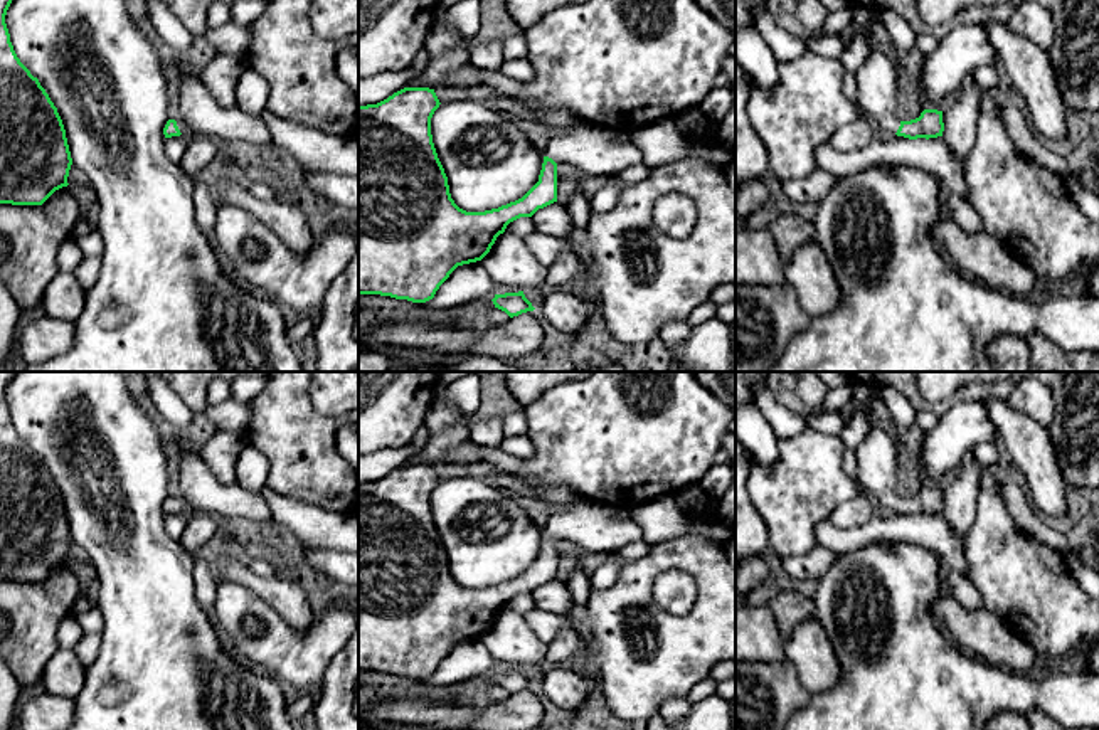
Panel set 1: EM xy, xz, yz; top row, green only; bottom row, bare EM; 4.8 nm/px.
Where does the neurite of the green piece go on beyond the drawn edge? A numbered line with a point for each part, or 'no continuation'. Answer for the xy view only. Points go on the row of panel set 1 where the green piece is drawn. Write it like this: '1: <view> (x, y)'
1: xy (199, 115)

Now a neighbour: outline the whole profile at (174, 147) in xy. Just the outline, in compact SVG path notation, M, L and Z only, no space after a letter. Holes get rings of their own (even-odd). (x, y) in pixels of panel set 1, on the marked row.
M172 136L172 138L165 138L163 141L163 151L168 156L168 160L172 160L173 163L180 163L183 151L187 148L187 138L180 136Z

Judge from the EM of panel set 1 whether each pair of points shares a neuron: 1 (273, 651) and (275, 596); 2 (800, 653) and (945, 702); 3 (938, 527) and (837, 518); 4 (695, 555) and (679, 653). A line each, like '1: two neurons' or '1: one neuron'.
1: two neurons
2: two neurons
3: two neurons
4: one neuron

